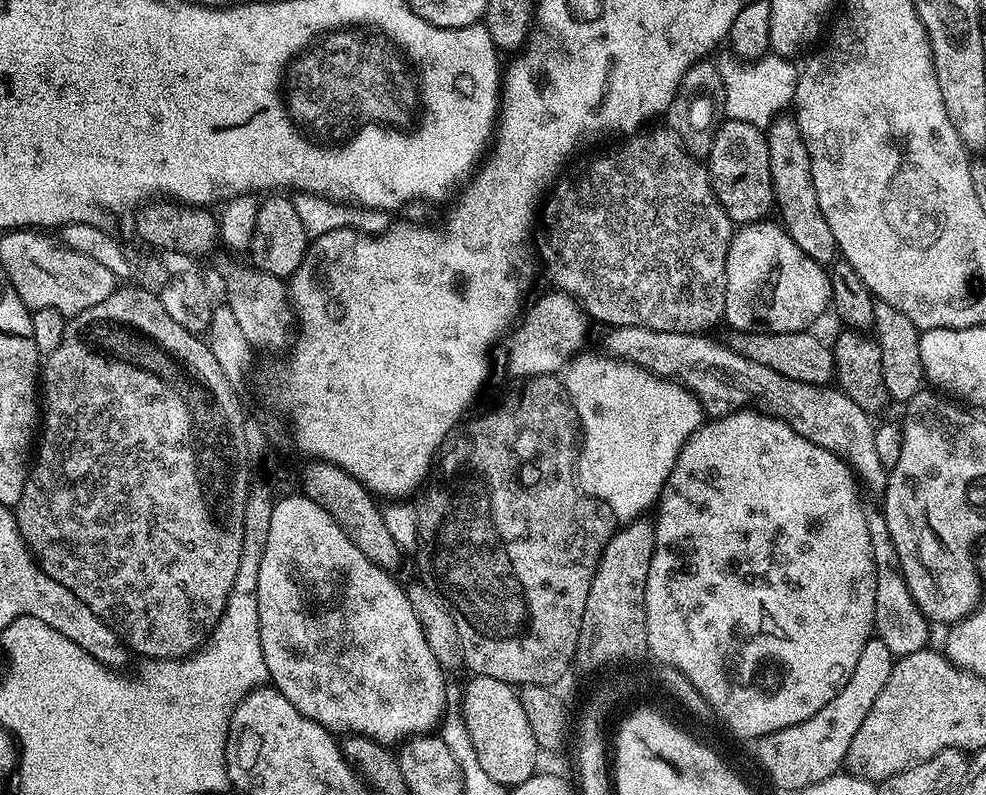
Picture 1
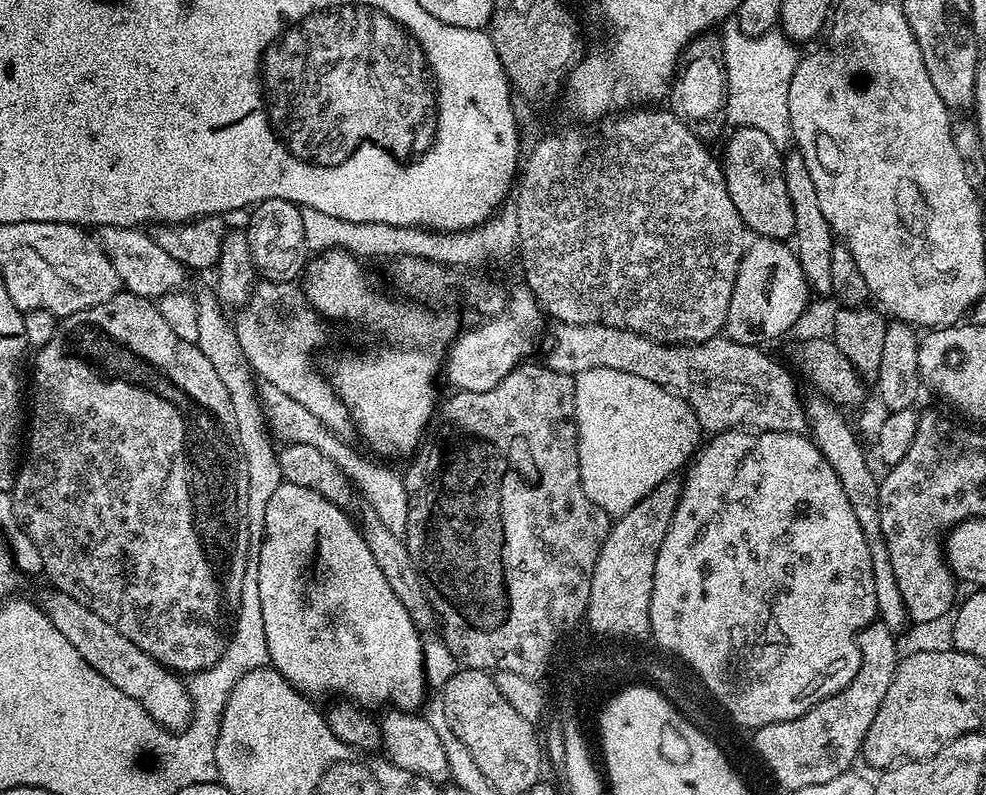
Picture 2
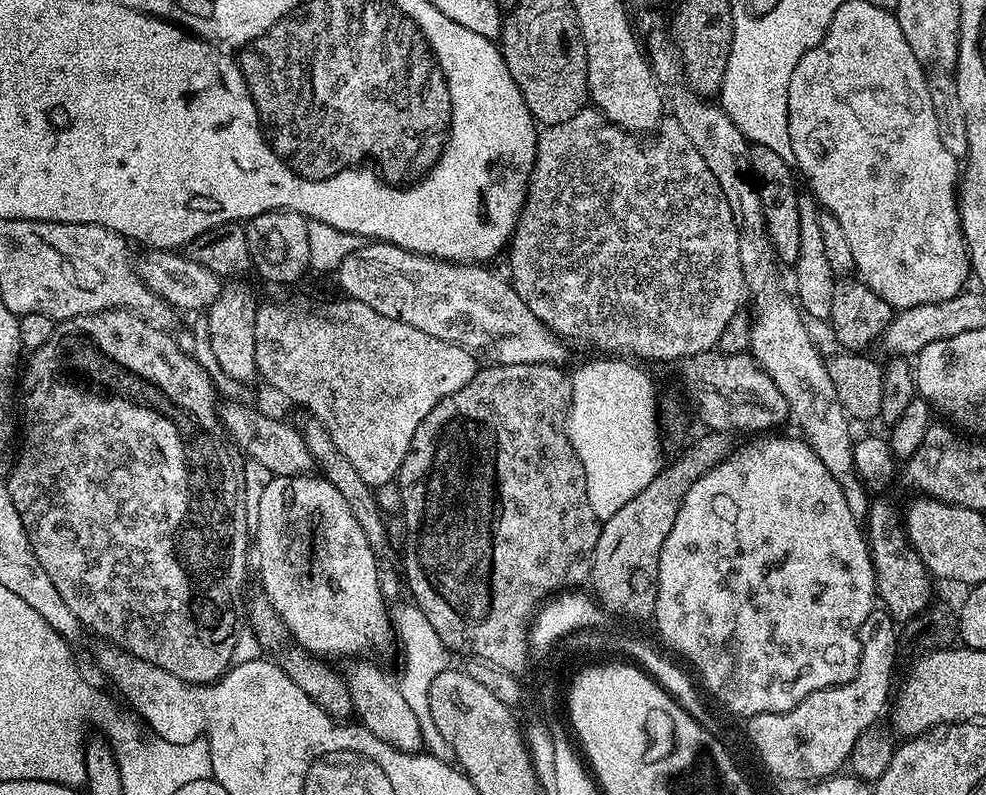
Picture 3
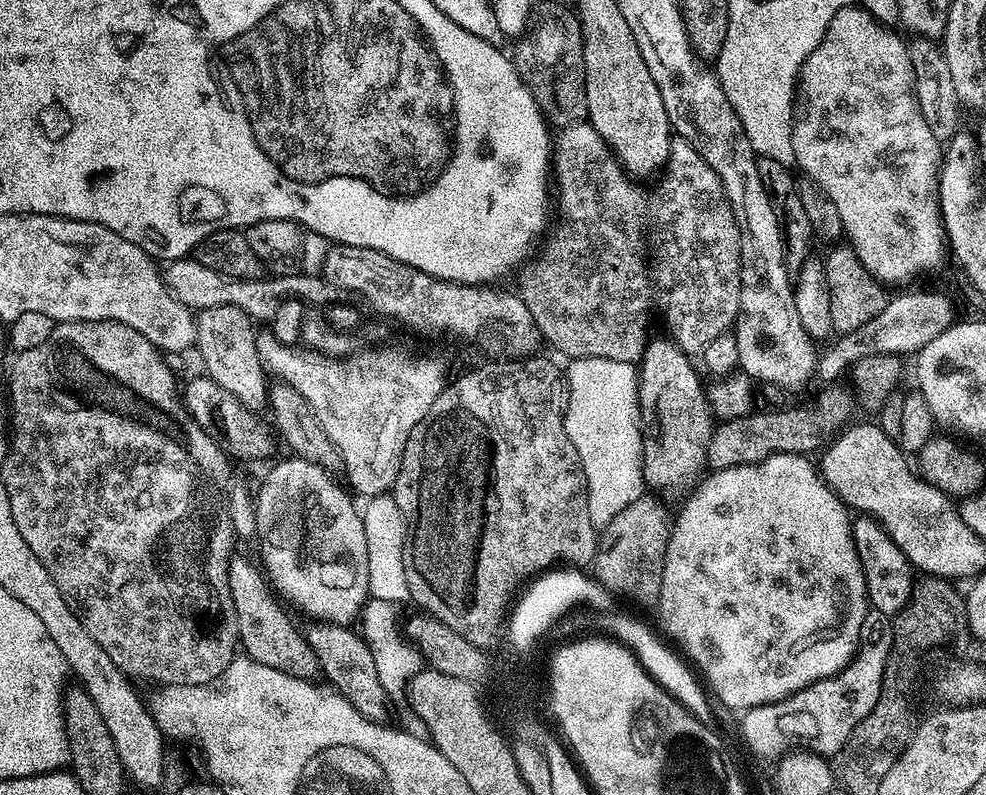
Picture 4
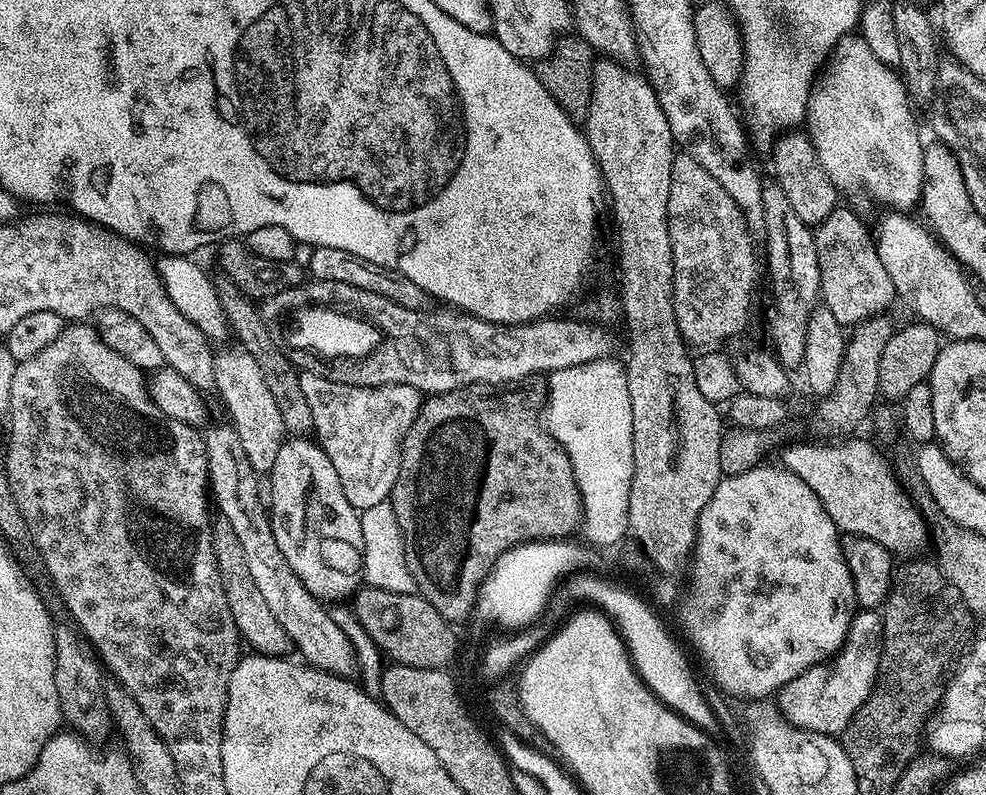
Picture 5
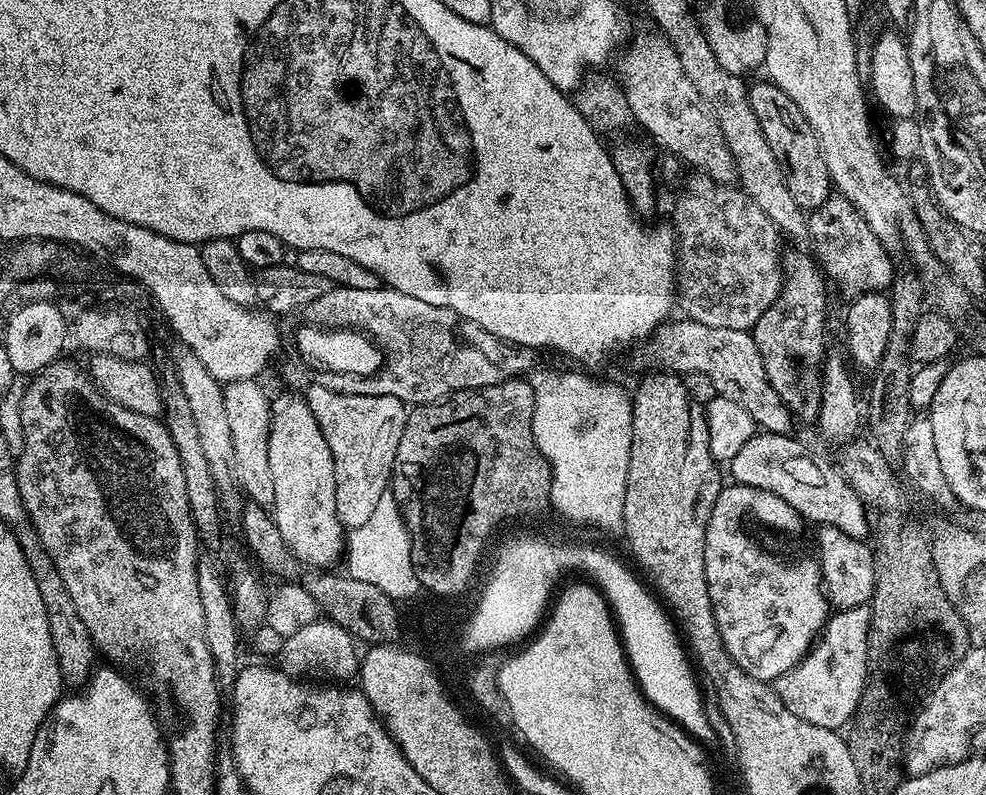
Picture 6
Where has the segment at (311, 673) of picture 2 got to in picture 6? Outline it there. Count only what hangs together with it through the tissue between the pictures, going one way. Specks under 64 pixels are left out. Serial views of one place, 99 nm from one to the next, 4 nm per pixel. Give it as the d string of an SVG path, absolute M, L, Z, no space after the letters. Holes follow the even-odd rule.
M295 391L284 392L285 396L272 400L272 425L270 426L270 470L274 474L274 519L286 546L297 557L301 565L313 569L328 570L336 559L346 552L346 529L340 523L334 502L334 458L326 438L310 410L307 399Z

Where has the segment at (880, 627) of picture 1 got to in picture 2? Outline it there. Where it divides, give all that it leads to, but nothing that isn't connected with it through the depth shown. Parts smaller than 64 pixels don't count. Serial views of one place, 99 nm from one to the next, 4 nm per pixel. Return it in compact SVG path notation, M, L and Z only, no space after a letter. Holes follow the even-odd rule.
M816 394L806 404L810 439L816 449L830 462L830 470L838 474L838 482L842 482L842 490L854 510L854 518L858 518L858 526L862 526L862 534L866 538L866 546L871 554L871 569L874 570L875 602L877 617L893 632L901 631L908 622L905 603L898 591L897 579L894 578L893 567L890 566L889 551L882 536L882 514L880 513L880 480L872 473L868 460L864 457L864 448L856 438L855 432L848 425L839 407L823 395Z

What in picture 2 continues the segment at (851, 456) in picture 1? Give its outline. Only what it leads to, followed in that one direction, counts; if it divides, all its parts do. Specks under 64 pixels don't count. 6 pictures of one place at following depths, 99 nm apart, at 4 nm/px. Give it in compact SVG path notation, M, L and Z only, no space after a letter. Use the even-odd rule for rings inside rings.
M553 323L552 341L542 362L550 370L570 377L581 376L591 368L622 370L626 374L638 374L658 386L676 393L692 407L694 418L698 418L701 429L708 434L719 434L733 430L755 430L756 432L799 432L808 428L808 413L805 401L800 401L792 376L776 360L771 360L763 347L755 344L739 344L727 338L704 340L701 344L661 344L648 336L639 336L625 328L605 324L561 324Z

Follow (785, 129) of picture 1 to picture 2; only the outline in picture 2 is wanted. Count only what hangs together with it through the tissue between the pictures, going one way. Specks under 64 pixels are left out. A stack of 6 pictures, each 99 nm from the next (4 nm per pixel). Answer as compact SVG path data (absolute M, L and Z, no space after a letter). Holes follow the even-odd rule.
M792 150L784 156L784 178L786 191L790 194L790 206L794 206L794 251L800 259L802 274L809 289L817 297L831 297L830 250L834 243L832 227L826 222L826 214L822 214L818 190L814 190L814 181L810 179L810 170L806 170L806 162L801 152Z

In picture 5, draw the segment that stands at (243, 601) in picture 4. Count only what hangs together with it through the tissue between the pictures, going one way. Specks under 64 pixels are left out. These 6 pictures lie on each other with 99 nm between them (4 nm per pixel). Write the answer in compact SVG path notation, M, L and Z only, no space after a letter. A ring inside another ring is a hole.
M217 515L212 520L212 545L218 562L218 574L222 578L222 590L226 592L226 606L230 606L230 614L234 618L234 626L240 632L240 639L248 644L253 653L262 656L287 657L293 651L292 639L282 630L281 624L274 619L274 613L268 609L266 601L262 598L250 570L246 566L246 558L234 529L226 518Z

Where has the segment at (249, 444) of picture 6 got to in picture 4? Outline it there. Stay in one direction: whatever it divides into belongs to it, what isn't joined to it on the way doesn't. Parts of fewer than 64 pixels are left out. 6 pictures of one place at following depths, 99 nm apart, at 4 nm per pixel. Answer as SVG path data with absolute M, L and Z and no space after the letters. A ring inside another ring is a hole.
M214 306L202 308L195 313L196 317L196 343L195 351L200 351L204 359L203 371L222 390L230 390L238 402L255 414L262 413L268 408L268 384L266 369L260 360L256 338L257 329L254 327L252 317L248 316L238 306Z

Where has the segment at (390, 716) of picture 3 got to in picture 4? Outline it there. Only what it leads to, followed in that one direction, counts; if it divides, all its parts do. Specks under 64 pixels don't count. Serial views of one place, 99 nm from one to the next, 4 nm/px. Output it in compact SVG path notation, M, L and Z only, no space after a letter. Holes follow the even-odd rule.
M312 622L309 628L303 629L306 642L318 658L323 679L339 690L363 716L371 720L387 721L390 716L390 701L378 680L374 657L368 649L364 637L359 631L348 626L330 624L327 622ZM389 708L389 710L388 710Z

